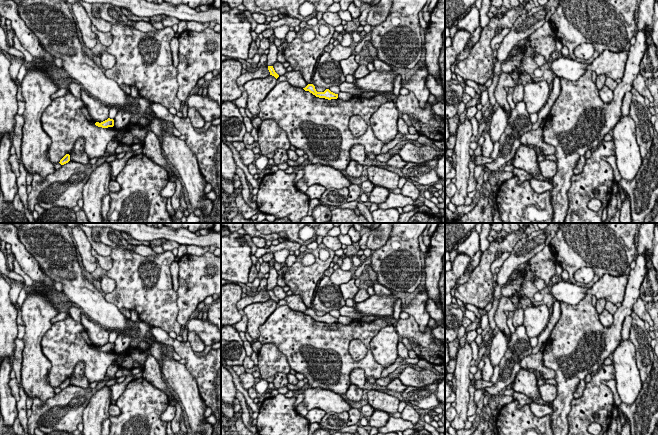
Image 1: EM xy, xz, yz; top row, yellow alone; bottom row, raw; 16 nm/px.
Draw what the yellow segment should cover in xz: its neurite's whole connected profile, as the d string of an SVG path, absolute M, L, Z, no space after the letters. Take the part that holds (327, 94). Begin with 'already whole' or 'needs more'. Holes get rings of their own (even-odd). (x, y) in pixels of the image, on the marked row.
already whole | M308 84L303 89L305 91L309 91L310 93L312 93L313 95L315 95L316 97L319 97L319 98L325 98L325 99L328 99L328 100L338 98L338 94L331 92L329 89L326 89L324 92L317 92L316 89L315 89L315 86L313 84Z

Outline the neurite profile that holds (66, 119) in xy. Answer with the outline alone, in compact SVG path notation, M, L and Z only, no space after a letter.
M69 91L65 96L54 99L41 117L42 128L52 141L48 159L52 164L59 163L66 154L72 153L79 138L85 141L84 152L89 159L106 155L107 144L114 139L123 145L143 145L148 131L159 137L164 130L161 119L152 113L146 118L150 122L145 127L131 122L122 129L98 127L82 99Z

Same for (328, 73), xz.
M323 52L314 71L312 84L315 87L329 89L332 86L340 86L343 82L345 82L345 76L339 61L334 61L330 53Z

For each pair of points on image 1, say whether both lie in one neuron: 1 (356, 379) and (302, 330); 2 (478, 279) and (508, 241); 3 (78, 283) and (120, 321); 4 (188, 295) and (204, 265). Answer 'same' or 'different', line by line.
1: different
2: same
3: same
4: same

